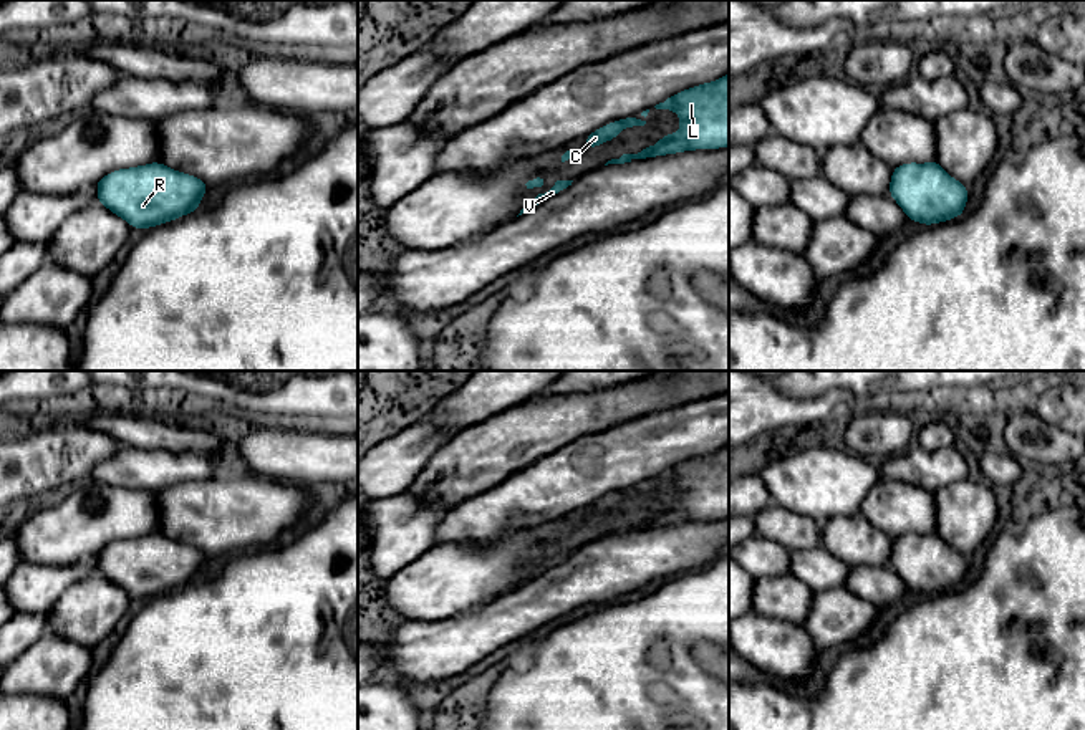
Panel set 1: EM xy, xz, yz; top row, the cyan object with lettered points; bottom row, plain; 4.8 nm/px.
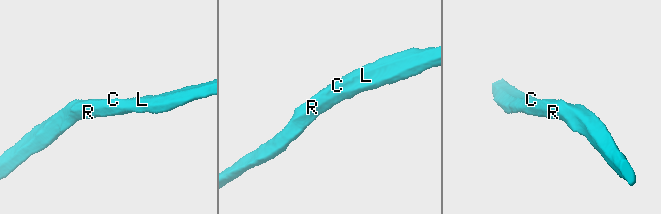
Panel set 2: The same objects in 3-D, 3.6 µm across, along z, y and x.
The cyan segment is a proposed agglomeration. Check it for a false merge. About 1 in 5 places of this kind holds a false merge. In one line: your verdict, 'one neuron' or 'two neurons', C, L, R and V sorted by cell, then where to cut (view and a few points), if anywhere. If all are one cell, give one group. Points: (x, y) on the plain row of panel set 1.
one neuron; groups C L R V; cut none

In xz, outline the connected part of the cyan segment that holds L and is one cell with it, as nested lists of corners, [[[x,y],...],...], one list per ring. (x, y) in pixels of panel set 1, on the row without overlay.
[[[729,444],[721,450],[673,465],[654,478],[673,480],[681,488],[679,502],[664,505],[656,516],[636,525],[623,525],[605,536],[729,516]]]

